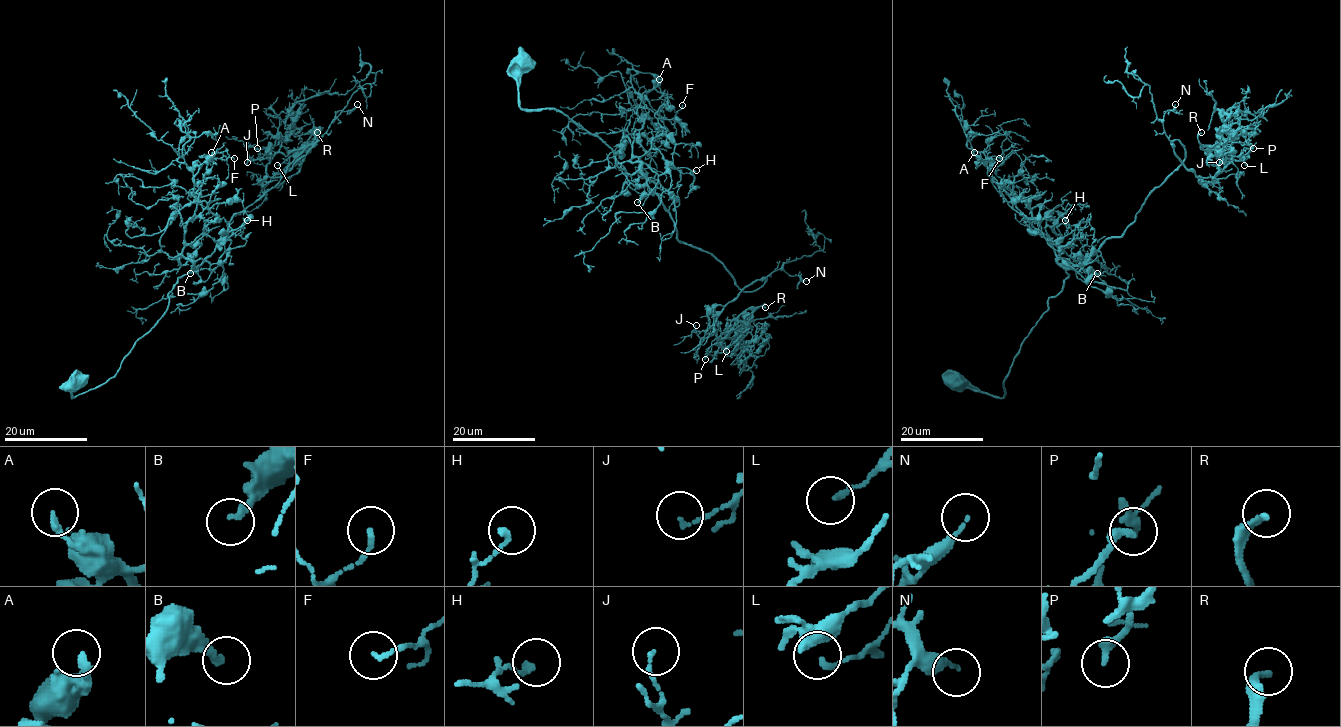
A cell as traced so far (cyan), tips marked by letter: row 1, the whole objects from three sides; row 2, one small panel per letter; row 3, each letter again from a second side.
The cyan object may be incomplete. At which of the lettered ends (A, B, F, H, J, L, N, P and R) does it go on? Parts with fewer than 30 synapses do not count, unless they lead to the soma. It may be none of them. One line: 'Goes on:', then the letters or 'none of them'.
Goes on: R

